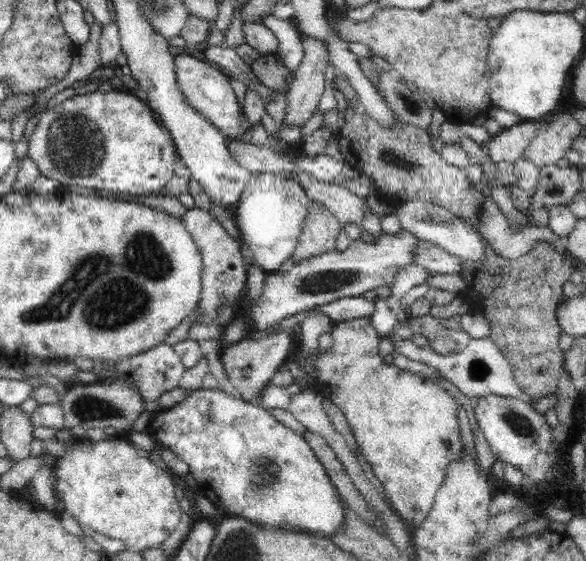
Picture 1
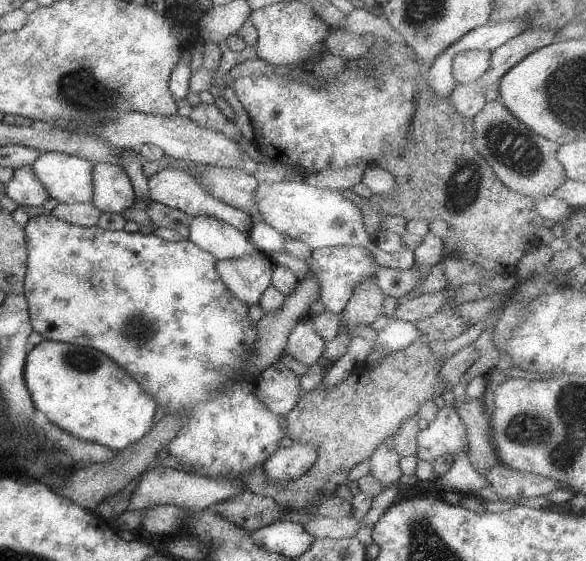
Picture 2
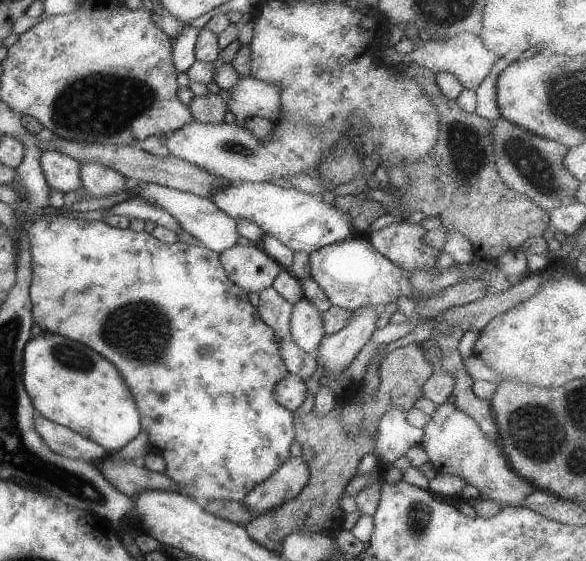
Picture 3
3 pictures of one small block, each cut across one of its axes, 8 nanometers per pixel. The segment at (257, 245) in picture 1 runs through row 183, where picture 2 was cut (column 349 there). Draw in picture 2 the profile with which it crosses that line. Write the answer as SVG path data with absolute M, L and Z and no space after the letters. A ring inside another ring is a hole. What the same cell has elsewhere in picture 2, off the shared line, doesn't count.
M362 246L320 248L310 253L308 265L321 278L319 298L326 311L340 314L346 303L352 298L354 286L370 281L376 276L380 266L375 260L374 253L374 249Z

